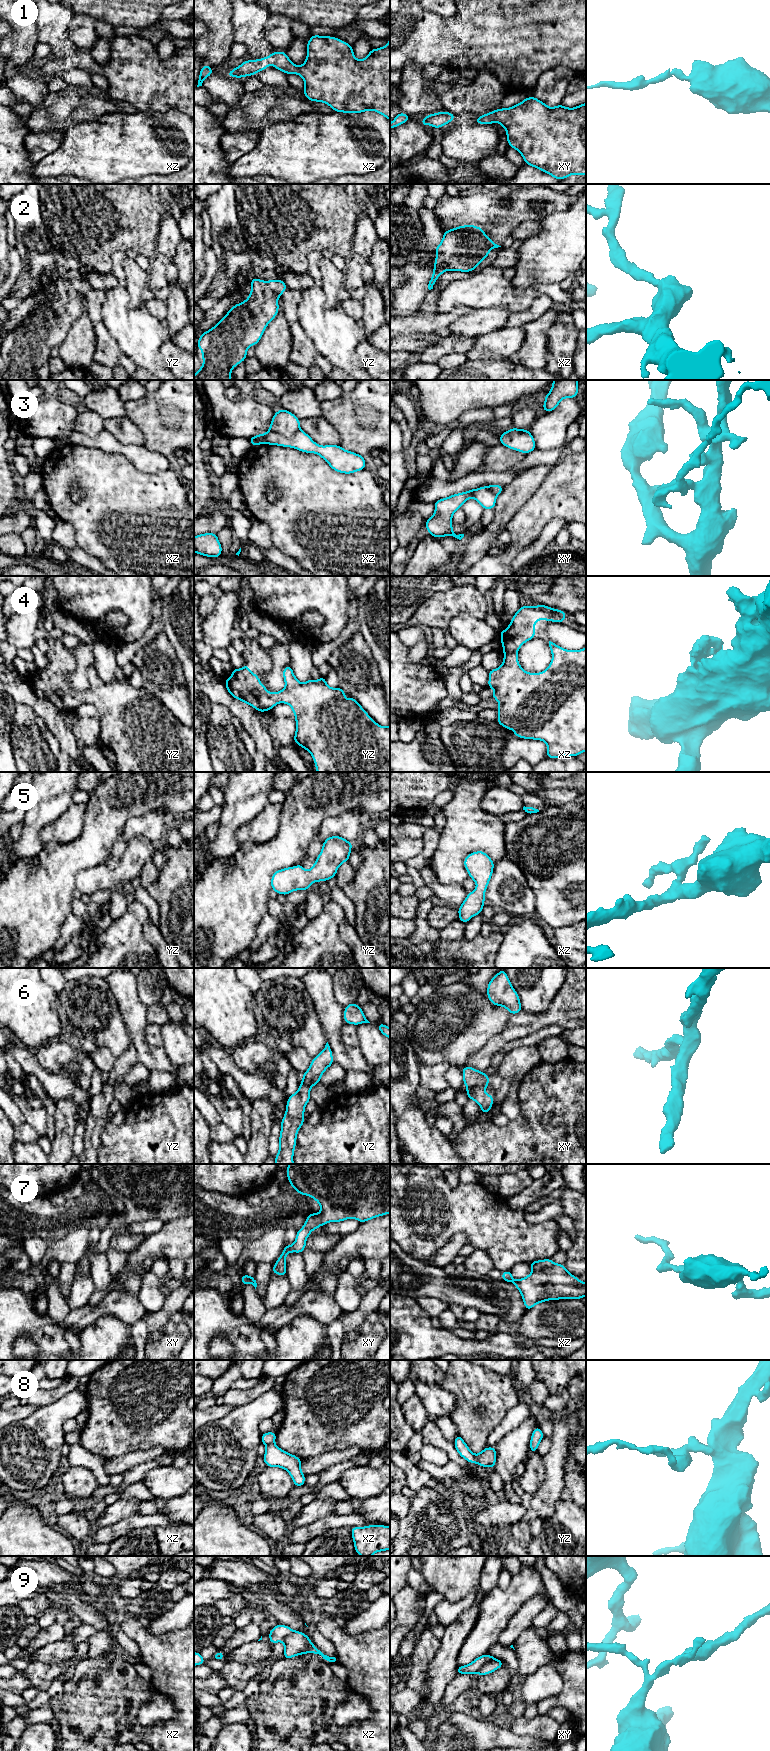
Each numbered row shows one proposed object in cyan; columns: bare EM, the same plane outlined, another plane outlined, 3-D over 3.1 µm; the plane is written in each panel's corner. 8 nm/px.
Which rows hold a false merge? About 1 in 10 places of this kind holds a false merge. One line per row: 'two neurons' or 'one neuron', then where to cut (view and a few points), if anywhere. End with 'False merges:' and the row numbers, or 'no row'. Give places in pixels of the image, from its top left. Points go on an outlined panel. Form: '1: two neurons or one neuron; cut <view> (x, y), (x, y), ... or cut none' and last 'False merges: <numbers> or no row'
1: one neuron; cut none
2: one neuron; cut none
3: two neurons; cut xz (300, 429), (291, 436), (270, 432), (264, 442)
4: one neuron; cut none
5: one neuron; cut none
6: one neuron; cut none
7: one neuron; cut none
8: one neuron; cut none
9: two neurons; cut xy (495, 1658), (488, 1661), (477, 1672)
False merges: 3, 9

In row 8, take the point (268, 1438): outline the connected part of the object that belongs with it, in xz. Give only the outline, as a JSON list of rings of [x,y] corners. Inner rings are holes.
[[[276,1432],[261,1434],[261,1442],[266,1445],[263,1461],[267,1467],[285,1469],[290,1474],[295,1487],[303,1486],[305,1484],[305,1475],[301,1470],[301,1459],[275,1445],[276,1435]]]

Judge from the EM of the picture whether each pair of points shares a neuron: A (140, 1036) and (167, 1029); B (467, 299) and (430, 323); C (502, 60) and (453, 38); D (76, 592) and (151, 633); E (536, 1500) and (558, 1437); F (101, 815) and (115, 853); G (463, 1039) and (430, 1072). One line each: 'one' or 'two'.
A: two
B: two
C: one
D: two
E: one
F: two
G: two

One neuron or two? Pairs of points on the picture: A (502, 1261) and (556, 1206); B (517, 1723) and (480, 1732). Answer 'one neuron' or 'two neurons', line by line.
A: two neurons
B: two neurons

